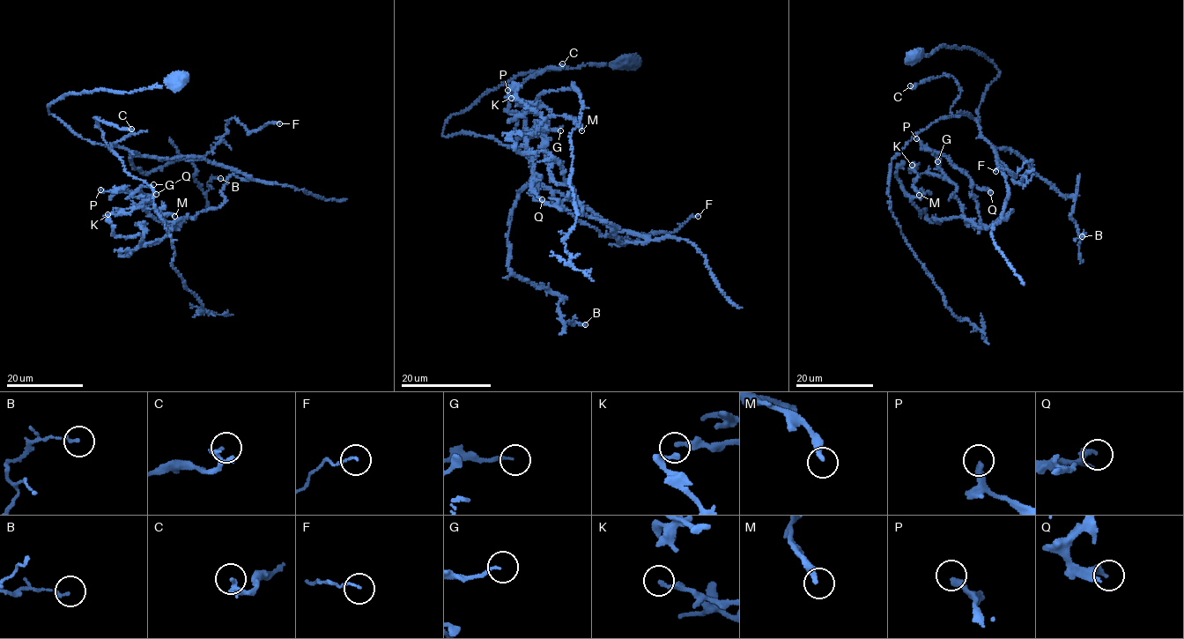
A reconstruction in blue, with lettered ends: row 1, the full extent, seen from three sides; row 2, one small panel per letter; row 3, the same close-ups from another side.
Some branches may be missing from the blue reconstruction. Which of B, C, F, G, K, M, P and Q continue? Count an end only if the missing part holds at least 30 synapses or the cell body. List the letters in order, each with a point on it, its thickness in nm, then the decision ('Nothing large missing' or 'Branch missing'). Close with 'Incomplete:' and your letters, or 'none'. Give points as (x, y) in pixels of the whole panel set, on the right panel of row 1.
B: Place: (1082, 236). Thickness 130 nm. Nothing large missing
C: Place: (910, 85). Thickness 140 nm. Nothing large missing
F: Place: (995, 171). Thickness 80 nm. Nothing large missing
G: Place: (937, 161). Thickness 130 nm. Nothing large missing
K: Place: (912, 165). Thickness 200 nm. Nothing large missing
M: Place: (919, 195). Thickness 280 nm. Nothing large missing
P: Place: (916, 138). Thickness 320 nm. Nothing large missing
Q: Place: (990, 192). Thickness 260 nm. Nothing large missing
Incomplete: none

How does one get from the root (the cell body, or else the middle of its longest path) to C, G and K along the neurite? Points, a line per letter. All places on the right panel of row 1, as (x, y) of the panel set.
C: (913, 55), (966, 47), (1000, 73), (978, 122), (952, 115), (960, 90), (952, 77), (910, 85)
G: (913, 55), (966, 47), (999, 71), (976, 113), (1009, 188), (1002, 219), (1012, 211), (978, 228), (937, 161)
K: (913, 55), (966, 47), (999, 71), (976, 113), (1012, 211), (978, 228), (955, 185), (912, 165)

